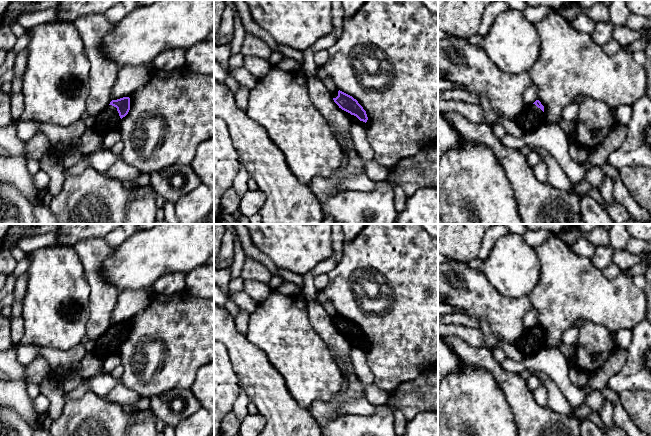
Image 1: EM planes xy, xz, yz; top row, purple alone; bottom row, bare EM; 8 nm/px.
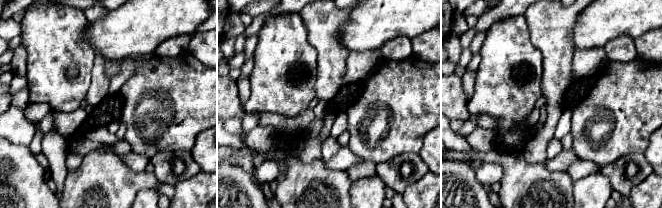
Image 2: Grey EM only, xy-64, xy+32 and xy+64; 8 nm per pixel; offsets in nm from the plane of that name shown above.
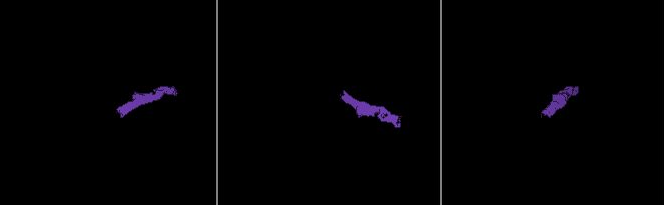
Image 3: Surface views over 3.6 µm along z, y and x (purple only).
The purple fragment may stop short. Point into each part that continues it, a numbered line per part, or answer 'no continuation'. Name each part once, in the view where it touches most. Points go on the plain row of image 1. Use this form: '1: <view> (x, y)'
1: xy (109, 343)

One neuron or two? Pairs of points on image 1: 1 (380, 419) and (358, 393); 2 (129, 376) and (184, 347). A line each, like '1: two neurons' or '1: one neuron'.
1: two neurons
2: one neuron

